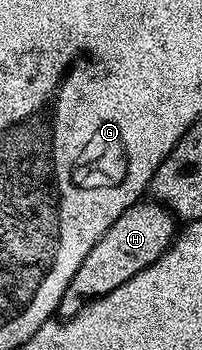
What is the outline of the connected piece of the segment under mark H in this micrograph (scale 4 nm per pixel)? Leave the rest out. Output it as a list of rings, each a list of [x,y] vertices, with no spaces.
[[[140,199],[130,205],[112,223],[109,231],[105,231],[105,235],[93,243],[93,251],[89,251],[81,267],[77,267],[77,275],[69,279],[69,287],[65,287],[65,295],[61,295],[58,316],[66,319],[77,315],[77,311],[81,311],[88,301],[109,295],[121,287],[121,283],[133,279],[133,275],[137,275],[145,266],[152,265],[170,247],[176,236],[176,218],[164,205],[154,199]]]

